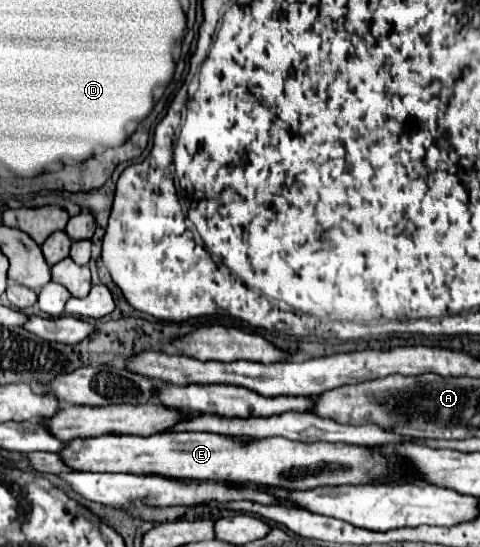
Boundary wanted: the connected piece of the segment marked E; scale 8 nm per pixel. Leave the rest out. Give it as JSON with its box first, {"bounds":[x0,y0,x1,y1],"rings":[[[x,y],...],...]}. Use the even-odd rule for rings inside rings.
{"bounds":[58,432,388,490],"rings":[[[170,432],[170,434],[152,434],[152,436],[132,436],[132,434],[104,434],[96,438],[74,438],[64,444],[58,452],[60,460],[78,472],[124,472],[124,474],[160,474],[168,478],[190,478],[190,480],[214,480],[222,484],[264,484],[264,486],[282,486],[286,490],[308,490],[318,486],[340,486],[340,484],[370,484],[382,476],[388,476],[386,458],[378,456],[366,446],[350,444],[328,444],[328,442],[292,442],[286,438],[258,438],[248,444],[234,442],[224,434],[208,432]]]}

